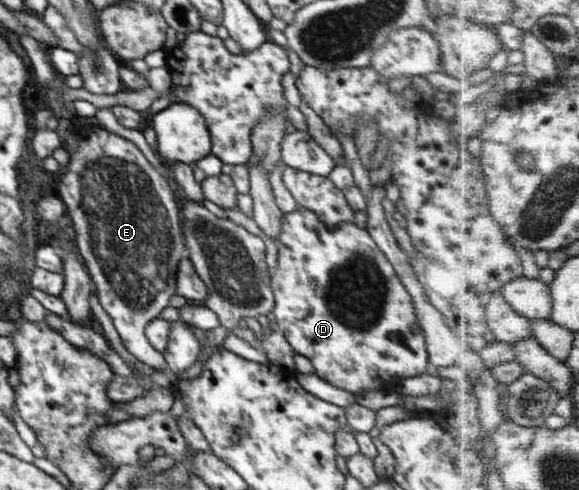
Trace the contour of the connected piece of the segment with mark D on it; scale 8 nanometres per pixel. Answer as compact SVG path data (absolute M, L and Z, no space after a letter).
M299 207L298 210L283 215L282 229L278 236L278 242L278 264L277 268L271 271L272 291L275 301L272 312L275 315L278 328L281 329L283 336L285 336L286 342L296 353L306 356L311 361L318 377L337 388L345 389L352 393L365 392L366 390L377 393L379 390L387 389L393 378L415 377L429 370L425 336L414 309L412 296L400 281L400 278L396 275L396 270L392 267L385 254L383 254L383 251L376 245L376 242L366 228L358 227L356 223L351 222L327 225L320 219L320 216L303 207Z

